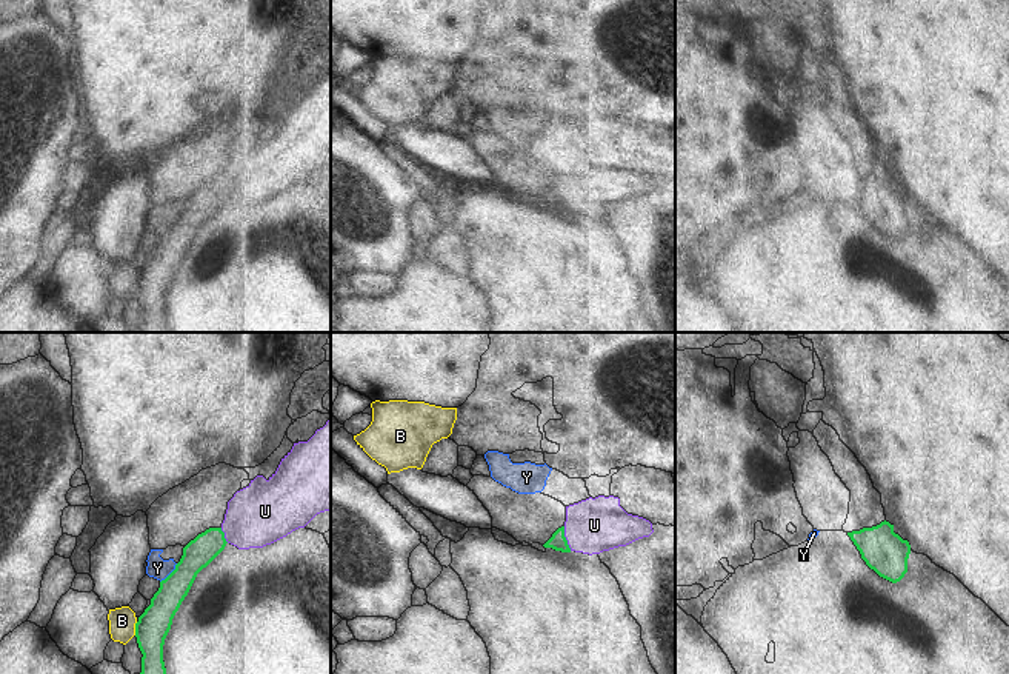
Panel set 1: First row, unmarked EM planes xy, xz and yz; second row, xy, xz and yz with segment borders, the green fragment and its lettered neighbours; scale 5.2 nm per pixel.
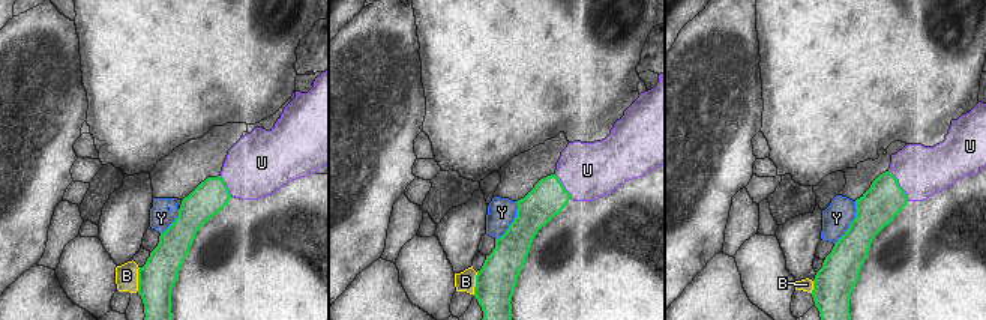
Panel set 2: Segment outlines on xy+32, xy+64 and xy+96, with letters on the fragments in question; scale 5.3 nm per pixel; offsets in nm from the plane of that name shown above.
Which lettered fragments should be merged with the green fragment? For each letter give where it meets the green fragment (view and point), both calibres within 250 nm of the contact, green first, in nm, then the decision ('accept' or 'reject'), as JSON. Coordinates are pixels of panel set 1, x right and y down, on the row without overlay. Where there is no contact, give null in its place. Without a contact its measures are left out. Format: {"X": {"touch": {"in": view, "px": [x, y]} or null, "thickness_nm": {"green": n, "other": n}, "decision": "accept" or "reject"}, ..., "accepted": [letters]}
{"B": {"touch": {"in": "xy", "px": [136, 283]}, "thickness_nm": {"green": 170, "other": 140}, "decision": "reject"}, "U": {"touch": {"in": "xz", "px": [565, 194]}, "thickness_nm": {"green": 90, "other": 280}, "decision": "accept"}, "Y": {"touch": {"in": "xy", "px": [171, 228]}, "thickness_nm": {"green": 160, "other": 110}, "decision": "reject"}, "accepted": ["U"]}

